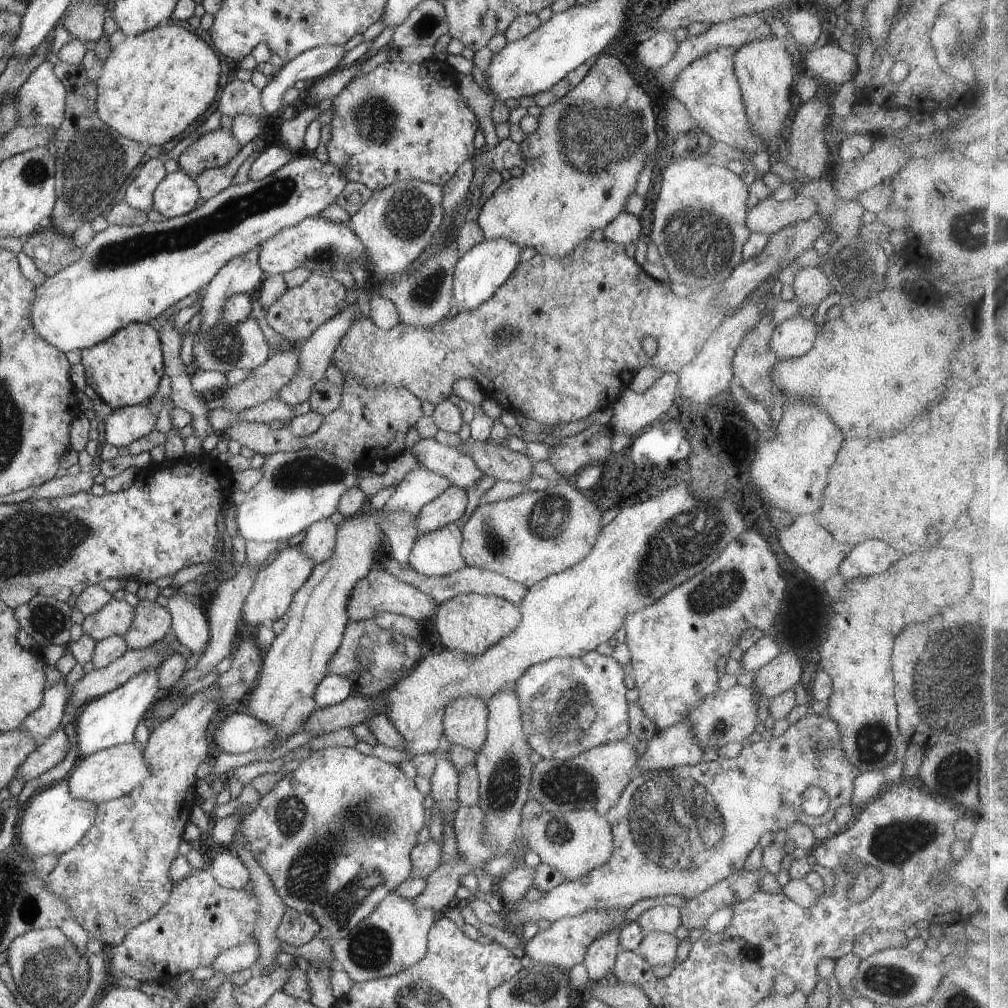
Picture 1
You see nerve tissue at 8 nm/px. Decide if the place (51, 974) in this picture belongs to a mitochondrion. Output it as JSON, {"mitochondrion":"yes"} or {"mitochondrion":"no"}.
{"mitochondrion":"yes"}

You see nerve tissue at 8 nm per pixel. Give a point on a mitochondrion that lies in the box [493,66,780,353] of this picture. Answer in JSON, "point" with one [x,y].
{"point":[598,139]}

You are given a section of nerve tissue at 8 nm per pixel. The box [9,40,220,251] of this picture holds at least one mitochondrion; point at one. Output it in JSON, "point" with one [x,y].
{"point":[93,163]}

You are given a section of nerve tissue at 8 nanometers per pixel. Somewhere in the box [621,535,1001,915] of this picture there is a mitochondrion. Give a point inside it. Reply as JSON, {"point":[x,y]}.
{"point":[896,842]}

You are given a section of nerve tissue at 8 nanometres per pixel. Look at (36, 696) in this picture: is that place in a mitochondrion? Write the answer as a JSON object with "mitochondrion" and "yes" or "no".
{"mitochondrion":"no"}

